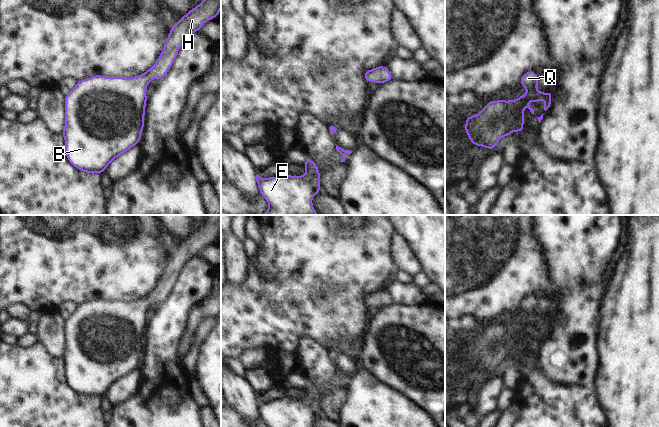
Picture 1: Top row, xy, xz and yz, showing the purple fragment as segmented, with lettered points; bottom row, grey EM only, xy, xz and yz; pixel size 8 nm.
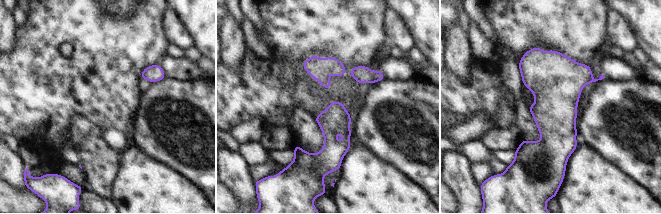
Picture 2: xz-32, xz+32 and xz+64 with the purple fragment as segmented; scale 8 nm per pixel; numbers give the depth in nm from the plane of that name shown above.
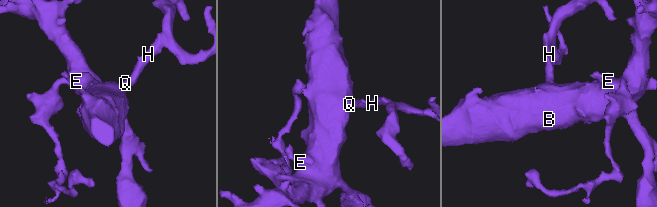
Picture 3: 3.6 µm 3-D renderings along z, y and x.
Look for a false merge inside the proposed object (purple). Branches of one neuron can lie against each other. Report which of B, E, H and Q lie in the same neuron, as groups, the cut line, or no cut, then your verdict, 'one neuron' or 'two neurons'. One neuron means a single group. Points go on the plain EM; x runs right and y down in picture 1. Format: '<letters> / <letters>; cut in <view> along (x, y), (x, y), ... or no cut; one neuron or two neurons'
B E H Q; no cut; one neuron

